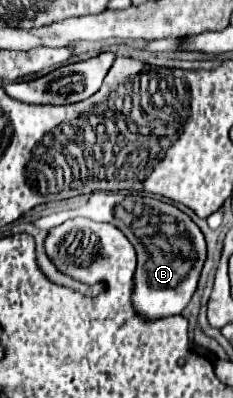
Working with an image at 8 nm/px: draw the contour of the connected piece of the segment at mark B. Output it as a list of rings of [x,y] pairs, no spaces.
[[[97,191],[83,207],[69,211],[67,217],[87,217],[91,221],[111,223],[131,241],[137,251],[137,271],[133,277],[131,303],[143,321],[173,317],[187,307],[195,293],[207,251],[203,233],[183,211],[151,197]]]

